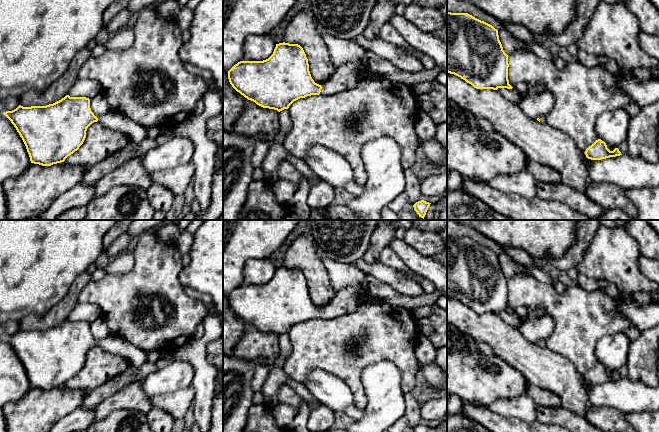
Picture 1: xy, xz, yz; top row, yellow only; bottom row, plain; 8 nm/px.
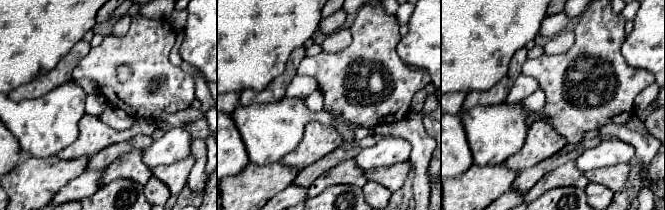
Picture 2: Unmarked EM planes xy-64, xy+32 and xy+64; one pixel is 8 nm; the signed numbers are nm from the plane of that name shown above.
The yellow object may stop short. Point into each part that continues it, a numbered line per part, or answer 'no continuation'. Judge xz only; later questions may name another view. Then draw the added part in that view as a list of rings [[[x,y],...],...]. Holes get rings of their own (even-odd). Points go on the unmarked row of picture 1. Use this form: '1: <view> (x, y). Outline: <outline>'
1: xz (347, 300). Outline: [[[346,286],[335,294],[333,299],[322,309],[321,319],[331,319],[353,313],[361,304],[365,295],[362,286]]]

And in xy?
1: xy (137, 357). Outline: [[[109,335],[97,342],[98,345],[107,352],[115,352],[129,360],[135,366],[139,367],[147,362],[146,352],[120,337]]]

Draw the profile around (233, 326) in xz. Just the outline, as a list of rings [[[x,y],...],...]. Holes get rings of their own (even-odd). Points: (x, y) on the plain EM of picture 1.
[[[223,295],[223,355],[231,355],[233,348],[246,331],[248,323],[237,316]]]

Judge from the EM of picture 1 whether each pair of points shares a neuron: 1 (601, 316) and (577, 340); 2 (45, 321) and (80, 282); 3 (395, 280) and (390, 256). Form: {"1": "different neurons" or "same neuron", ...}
{"1": "same neuron", "2": "same neuron", "3": "different neurons"}

